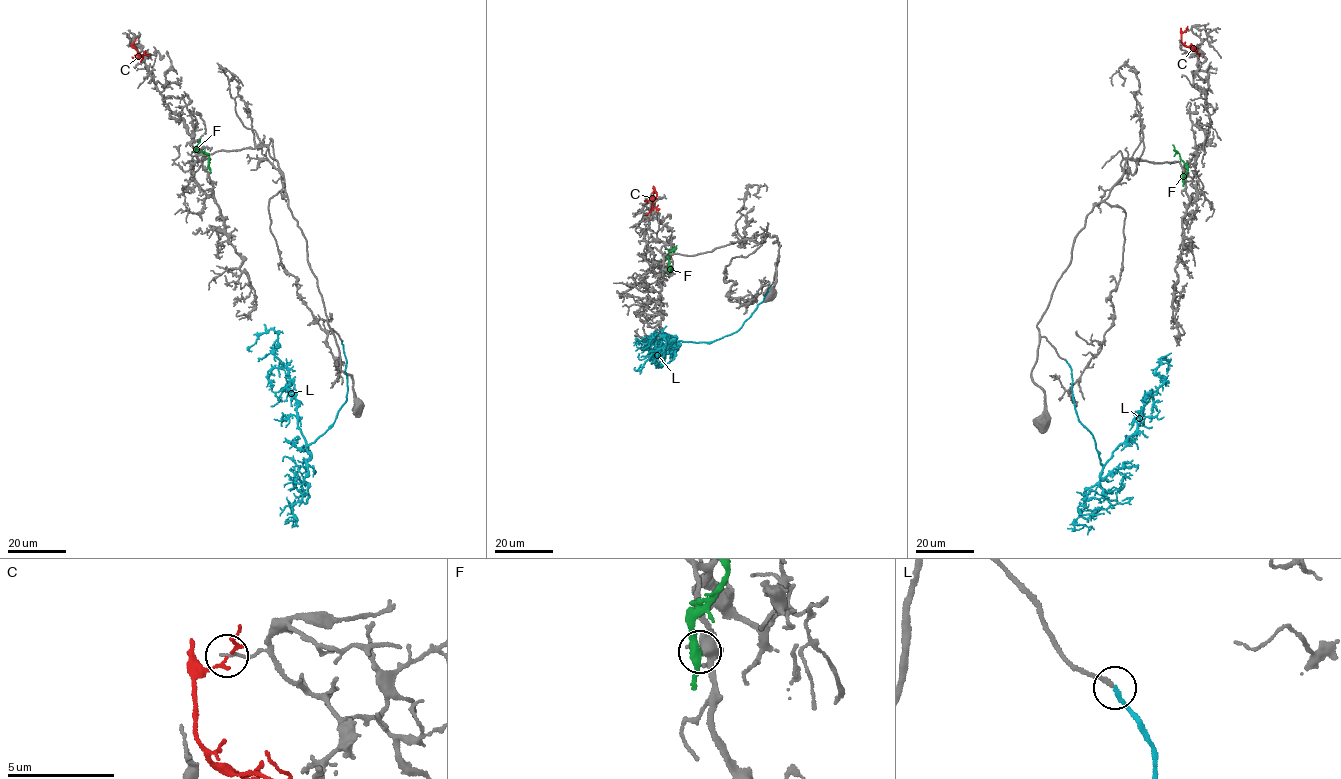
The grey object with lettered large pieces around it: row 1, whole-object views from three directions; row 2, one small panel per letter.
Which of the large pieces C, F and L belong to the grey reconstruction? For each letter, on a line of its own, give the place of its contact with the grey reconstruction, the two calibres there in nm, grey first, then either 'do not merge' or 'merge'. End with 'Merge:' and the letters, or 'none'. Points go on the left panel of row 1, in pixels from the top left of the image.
C: contact (133, 44); calibres 140 and 120 nm; do not merge
F: contact (208, 168); calibres 320 and 360 nm; do not merge
L: contact (342, 341); calibres 180 and 180 nm; merge
Merge: L

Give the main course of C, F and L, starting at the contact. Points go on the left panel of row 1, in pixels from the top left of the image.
C: (133, 43), (139, 57), (141, 55), (140, 62)
F: (207, 168), (209, 155), (197, 150), (199, 139)
L: (342, 342), (347, 399), (333, 425), (306, 446), (294, 384), (274, 354), (277, 334), (263, 332), (252, 351)

